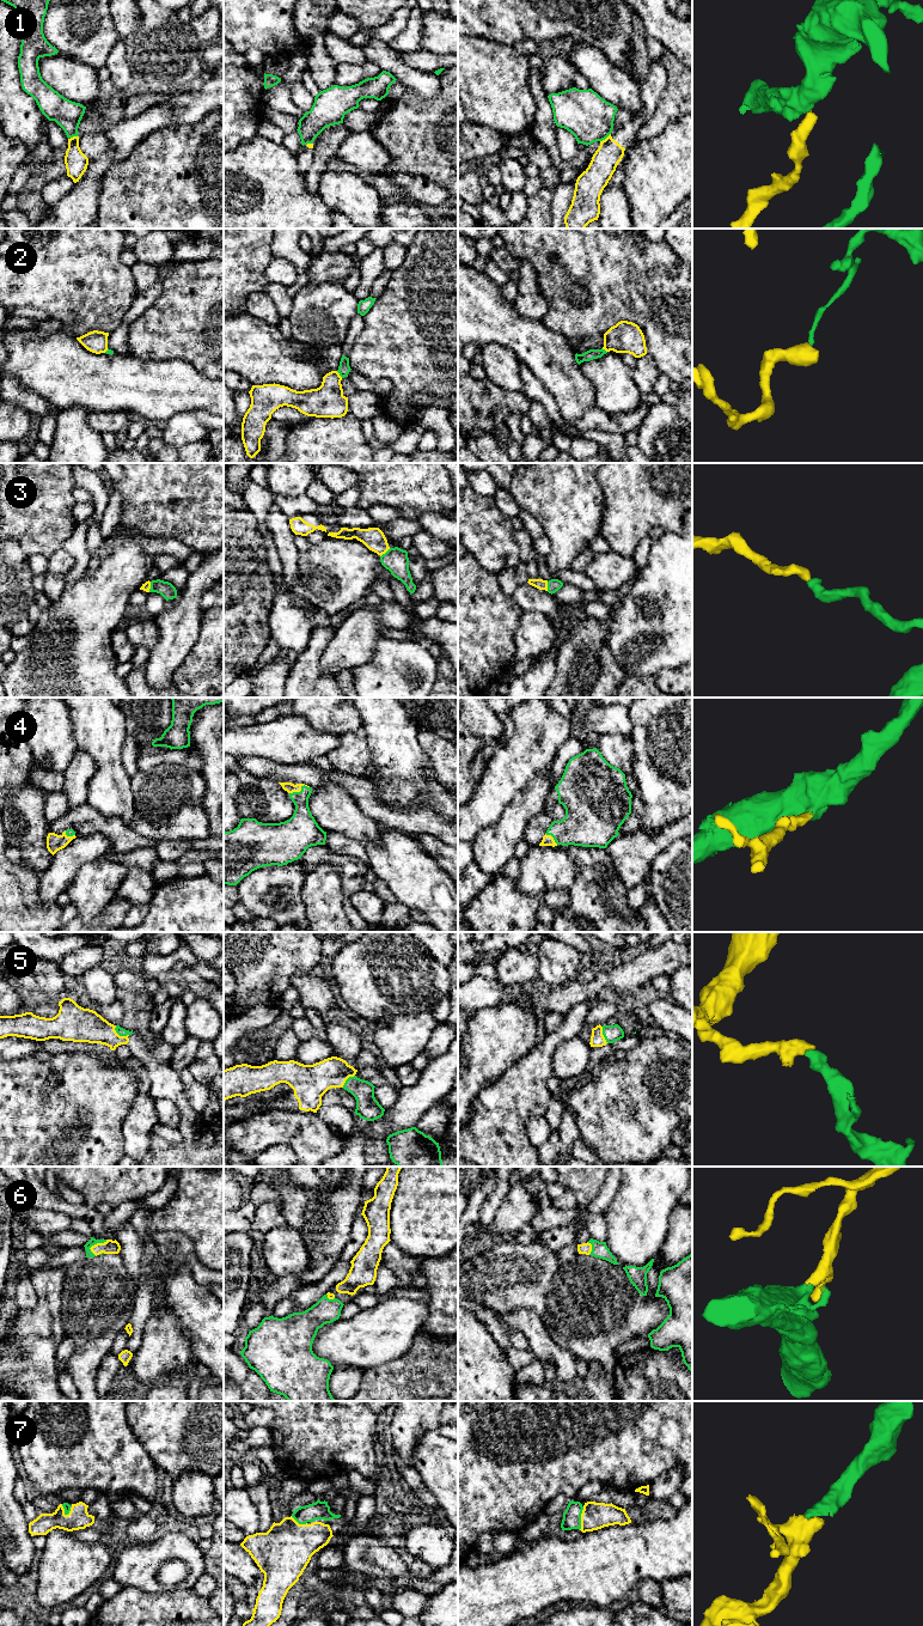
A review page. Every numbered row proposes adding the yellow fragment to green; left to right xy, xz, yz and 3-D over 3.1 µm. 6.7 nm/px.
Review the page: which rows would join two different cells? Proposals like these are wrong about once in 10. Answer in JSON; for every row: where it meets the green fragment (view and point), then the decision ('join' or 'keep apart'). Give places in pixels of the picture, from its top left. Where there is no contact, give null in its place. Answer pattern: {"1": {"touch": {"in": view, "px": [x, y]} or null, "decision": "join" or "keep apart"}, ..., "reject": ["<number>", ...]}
{"1": {"touch": {"in": "yz", "px": [605, 138]}, "decision": "keep apart"}, "2": {"touch": {"in": "xz", "px": [340, 375]}, "decision": "keep apart"}, "3": {"touch": {"in": "xz", "px": [386, 552]}, "decision": "join"}, "4": {"touch": {"in": "xz", "px": [300, 791]}, "decision": "join"}, "5": {"touch": {"in": "xy", "px": [120, 1035]}, "decision": "join"}, "6": {"touch": {"in": "xy", "px": [97, 1242]}, "decision": "join"}, "7": {"touch": {"in": "yz", "px": [580, 1518]}, "decision": "join"}, "reject": ["1", "2"]}

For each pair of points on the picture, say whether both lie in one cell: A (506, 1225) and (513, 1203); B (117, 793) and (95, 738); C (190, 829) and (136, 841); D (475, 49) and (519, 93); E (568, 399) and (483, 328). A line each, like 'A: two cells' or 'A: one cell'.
A: one cell
B: one cell
C: two cells
D: one cell
E: one cell

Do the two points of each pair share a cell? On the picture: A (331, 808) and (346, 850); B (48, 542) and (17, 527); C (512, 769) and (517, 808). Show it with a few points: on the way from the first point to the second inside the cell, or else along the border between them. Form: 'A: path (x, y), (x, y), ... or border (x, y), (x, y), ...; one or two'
A: border (326, 830), (341, 833), (364, 844); two
B: path (41, 535), (32, 527), (24, 527); one
C: border (533, 774), (505, 808), (499, 818); two

